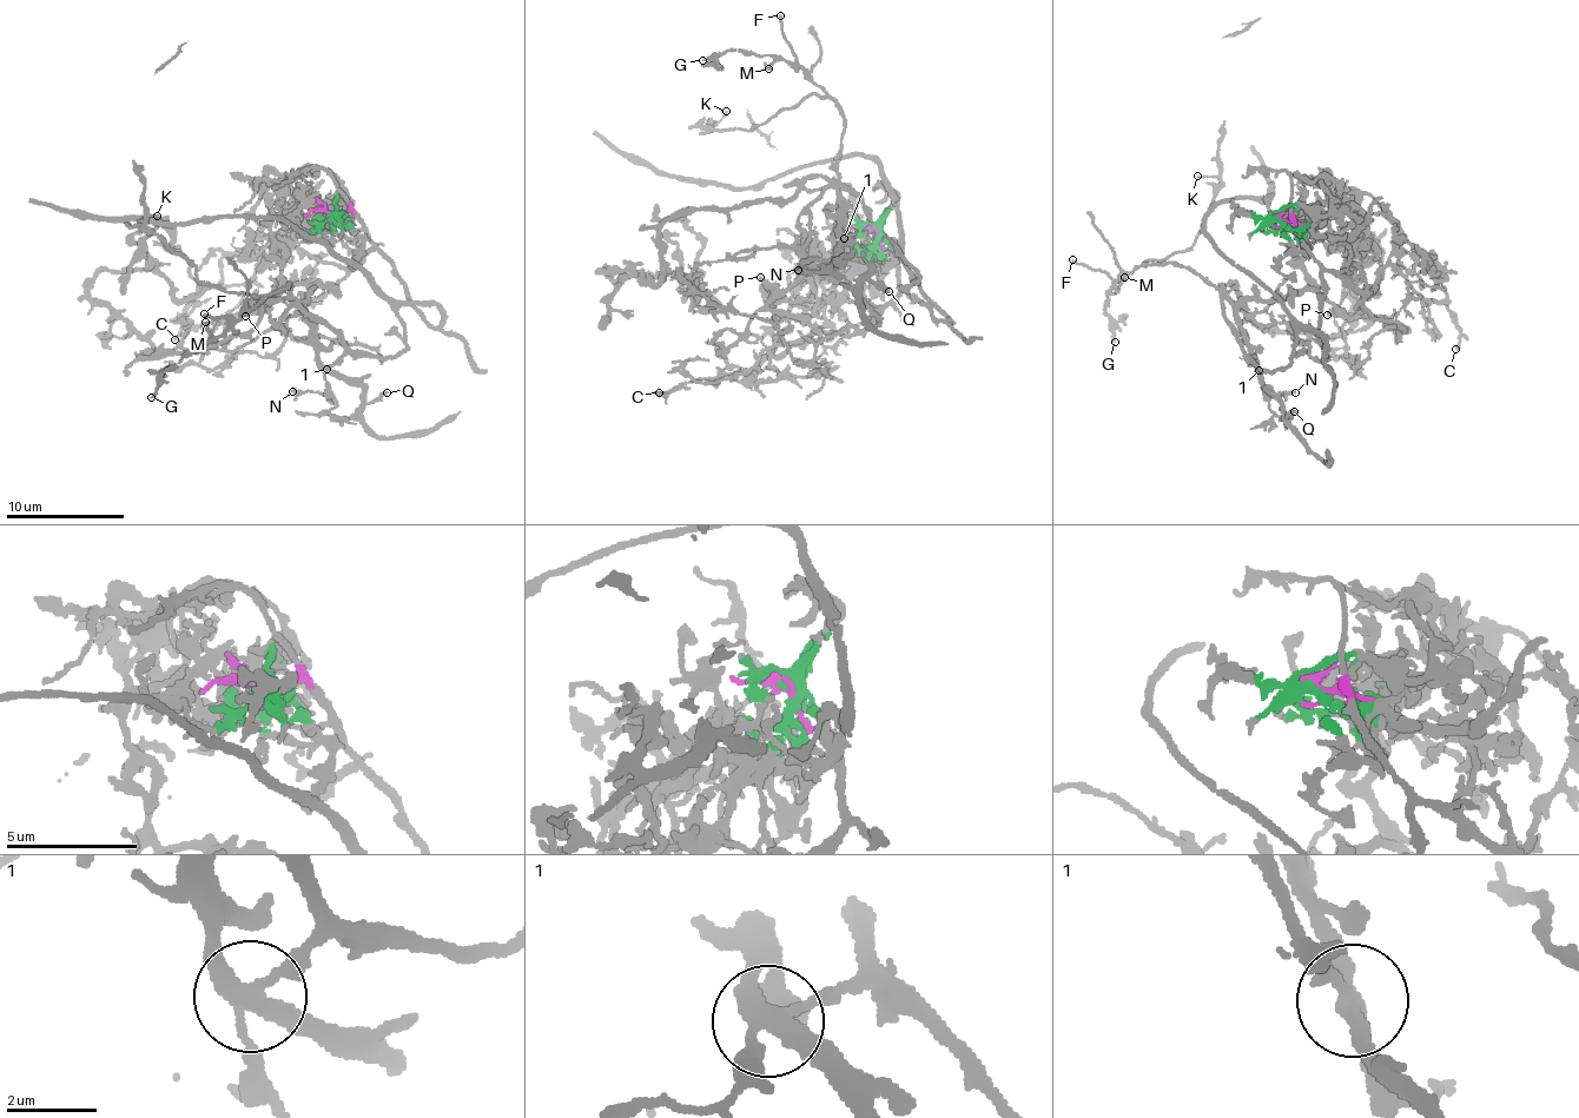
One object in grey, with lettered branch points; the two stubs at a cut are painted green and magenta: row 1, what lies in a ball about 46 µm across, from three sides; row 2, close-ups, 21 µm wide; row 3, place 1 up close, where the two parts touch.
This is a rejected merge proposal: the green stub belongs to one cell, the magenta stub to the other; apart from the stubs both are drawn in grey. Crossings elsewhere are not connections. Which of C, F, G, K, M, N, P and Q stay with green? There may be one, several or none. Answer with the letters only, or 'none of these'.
P, Q

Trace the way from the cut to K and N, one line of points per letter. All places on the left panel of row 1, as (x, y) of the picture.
K: (331, 214), (356, 214), (394, 269), (402, 351), (362, 356), (288, 284), (202, 283), (158, 216)
N: (331, 214), (356, 214), (408, 298), (398, 308), (407, 348), (339, 356), (324, 371), (324, 392), (292, 391)

